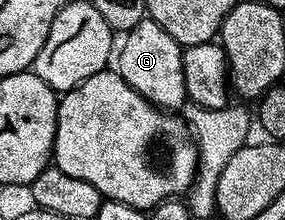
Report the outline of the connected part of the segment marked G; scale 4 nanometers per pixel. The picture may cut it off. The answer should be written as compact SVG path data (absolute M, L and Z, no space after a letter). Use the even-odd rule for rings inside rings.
M144 19L137 23L137 27L126 30L123 46L118 46L117 61L119 66L117 72L120 77L133 87L146 101L164 110L178 110L182 101L188 100L187 88L185 87L185 75L183 74L183 50L184 46L179 45L156 21Z

